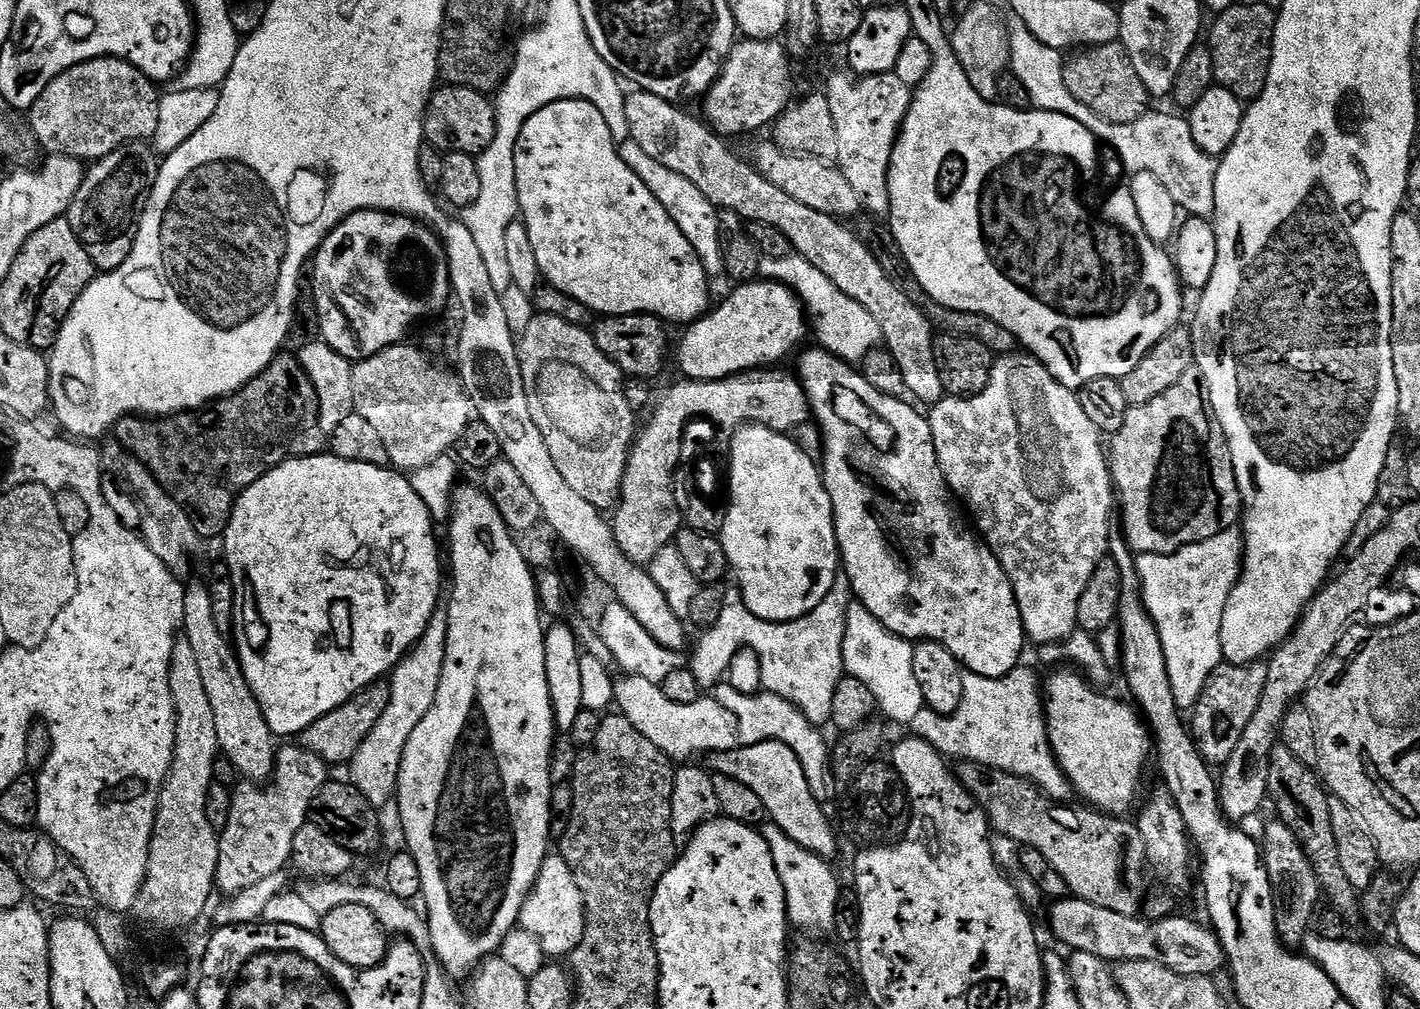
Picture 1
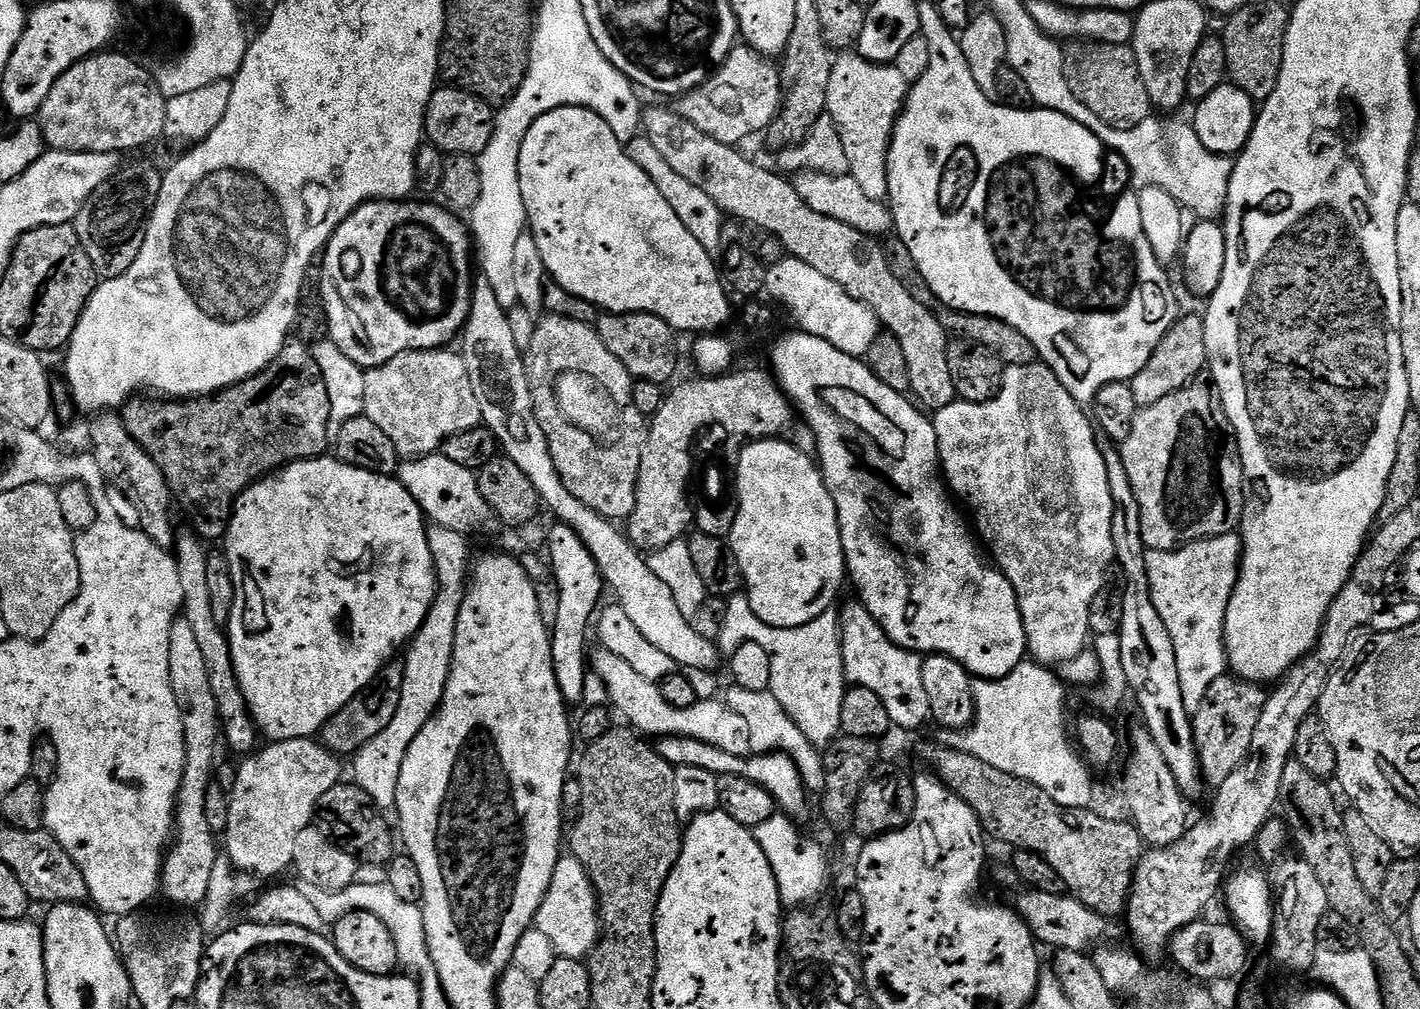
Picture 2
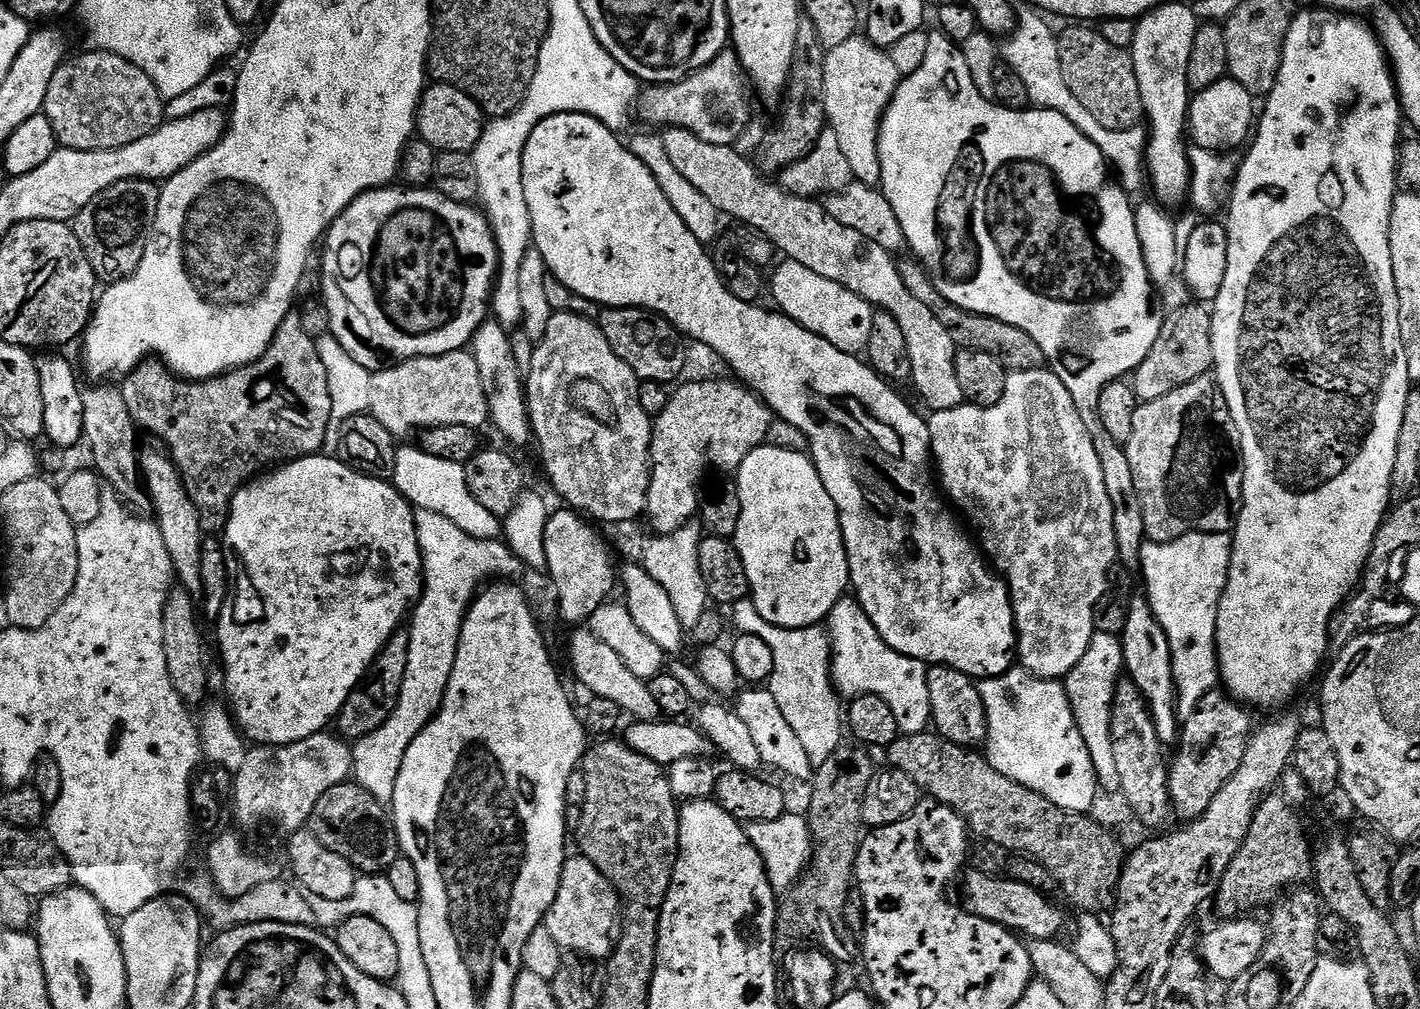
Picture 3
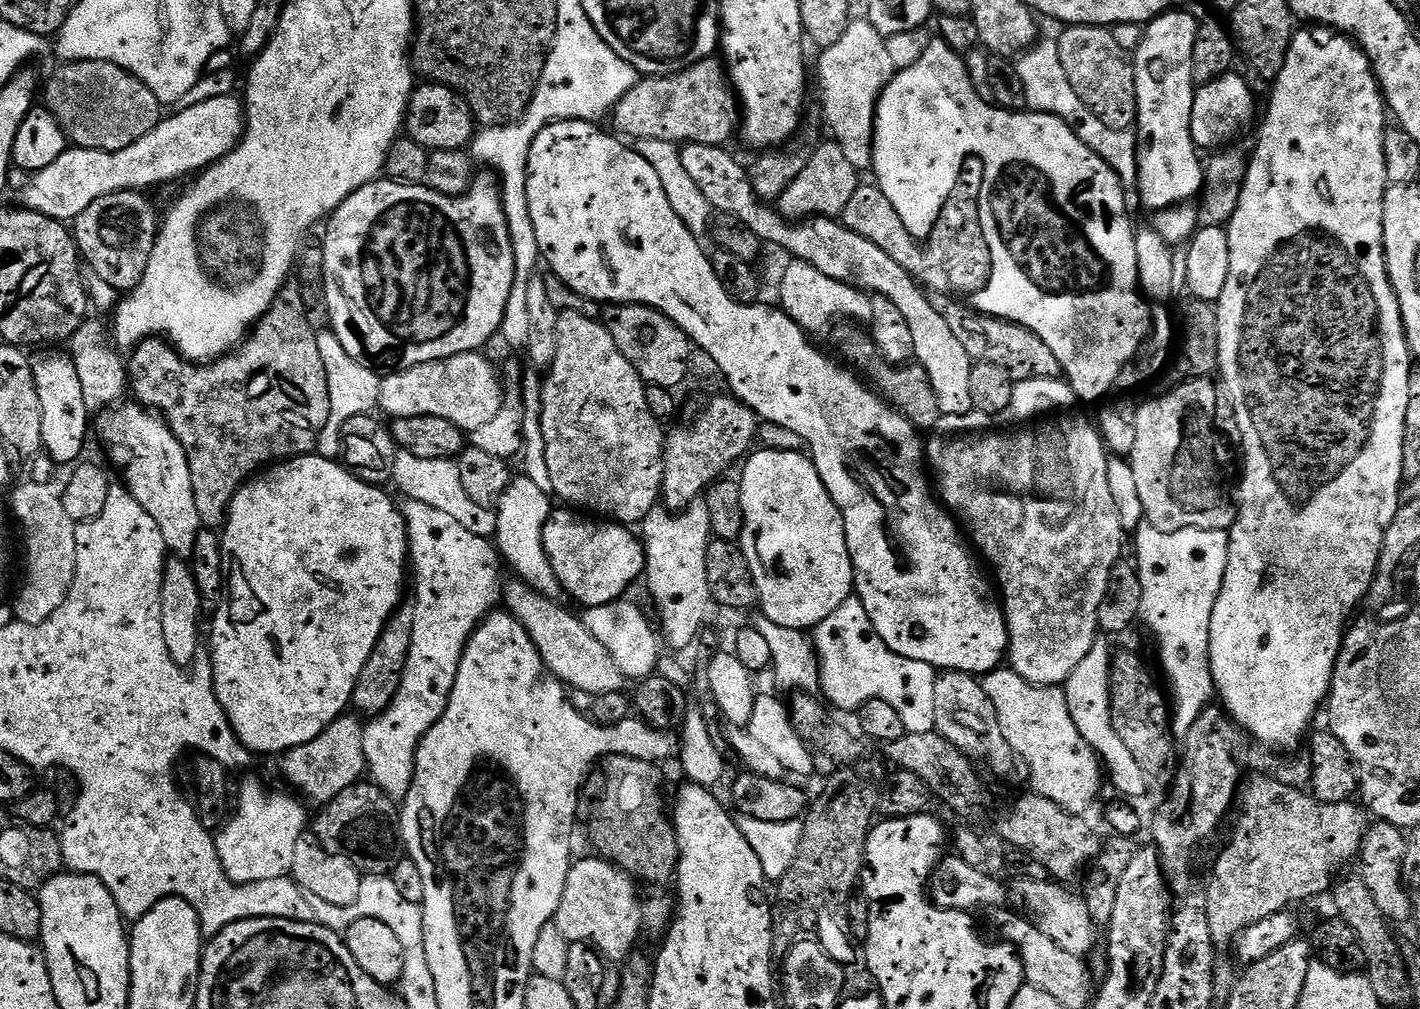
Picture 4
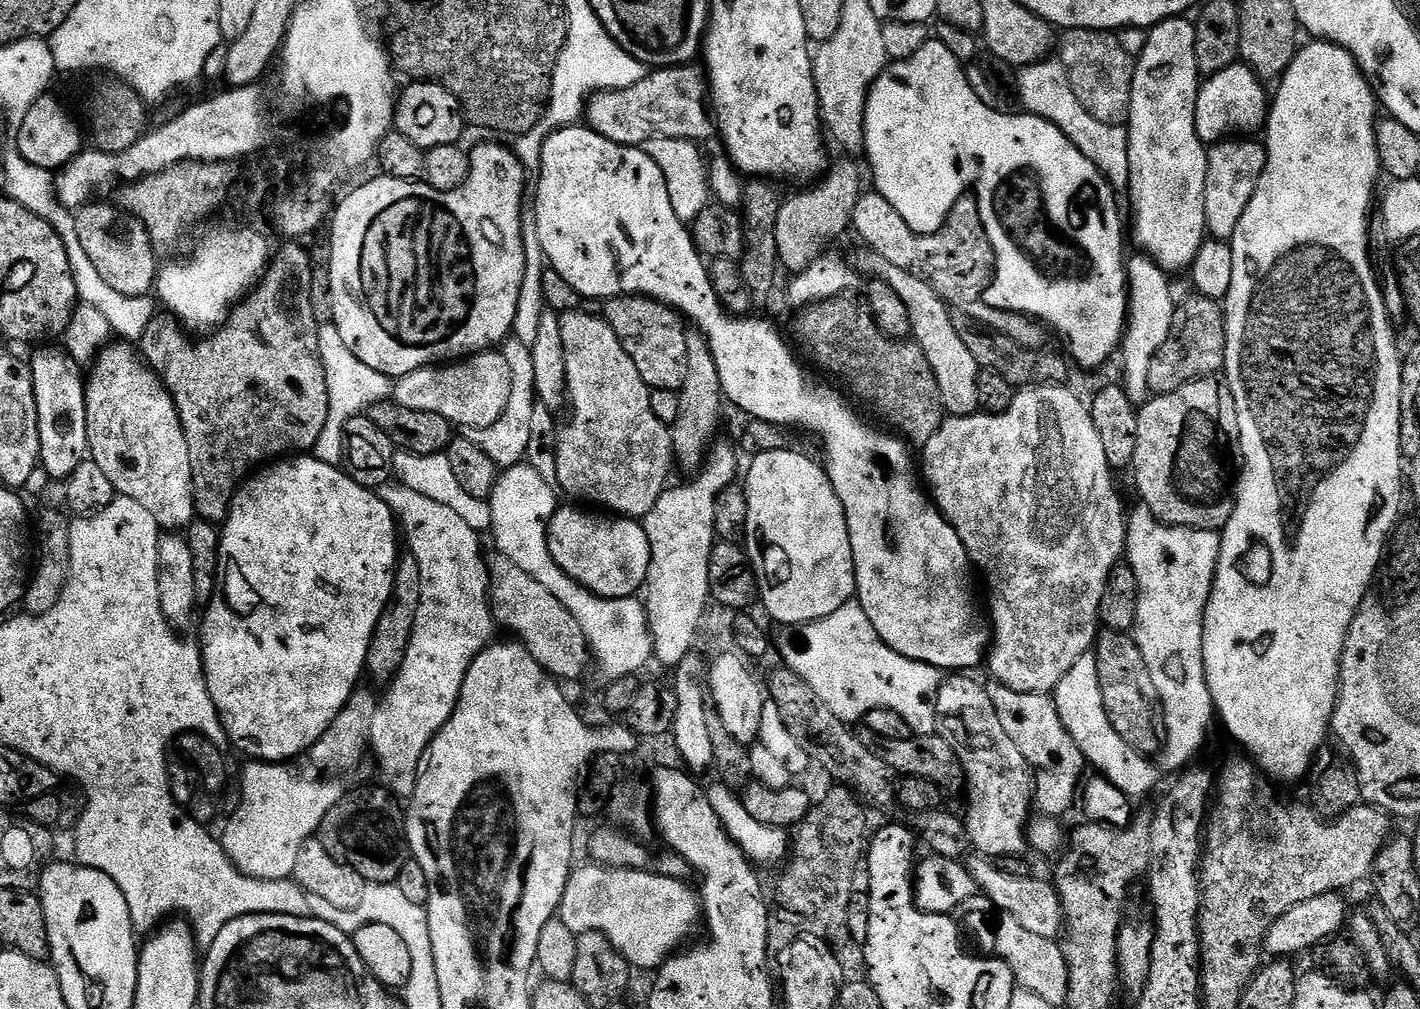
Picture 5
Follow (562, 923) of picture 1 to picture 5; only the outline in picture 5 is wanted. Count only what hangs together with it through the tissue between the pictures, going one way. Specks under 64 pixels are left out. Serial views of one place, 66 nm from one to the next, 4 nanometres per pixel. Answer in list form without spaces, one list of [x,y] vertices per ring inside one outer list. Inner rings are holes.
[[[587,863],[581,868],[580,865],[573,867],[570,878],[566,882],[566,890],[560,899],[558,918],[571,932],[577,934],[597,932],[605,936],[616,947],[616,951],[624,955],[633,969],[659,969],[669,956],[693,939],[691,936],[695,934],[699,924],[701,927],[702,905],[699,895],[693,889],[691,892],[685,881],[661,876],[656,870],[605,868],[603,864]]]

